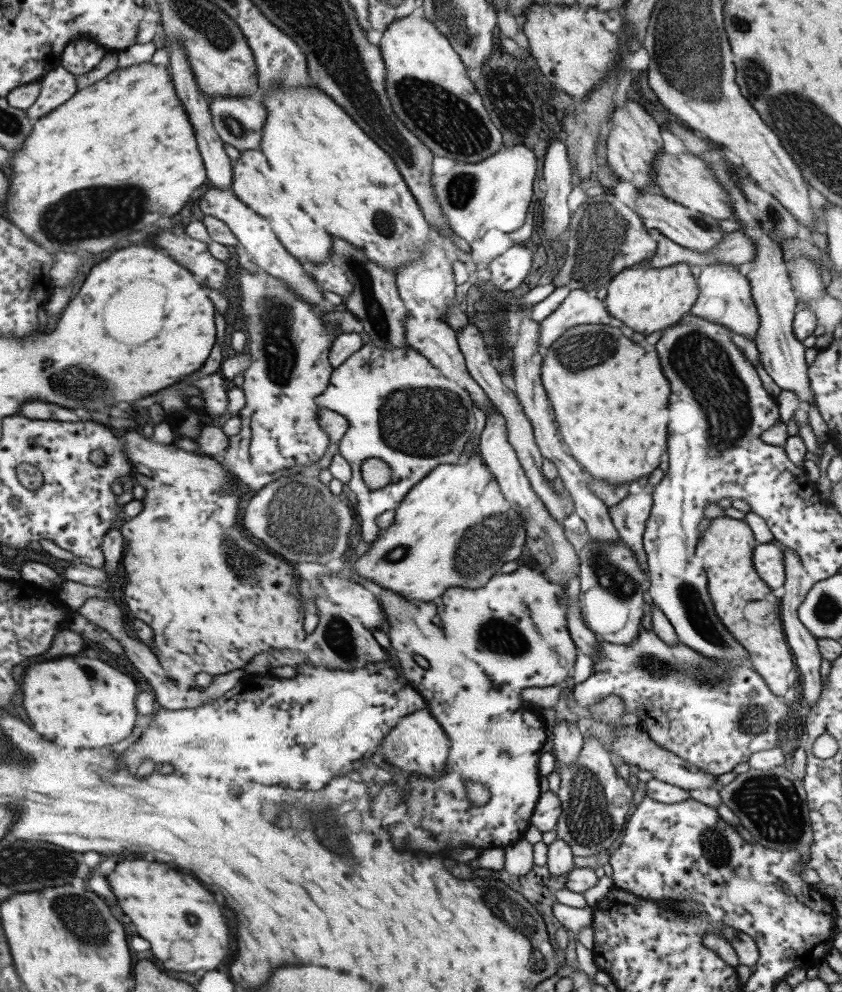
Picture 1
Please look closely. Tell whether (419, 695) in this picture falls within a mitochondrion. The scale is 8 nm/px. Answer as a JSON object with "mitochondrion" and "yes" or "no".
{"mitochondrion":"no"}

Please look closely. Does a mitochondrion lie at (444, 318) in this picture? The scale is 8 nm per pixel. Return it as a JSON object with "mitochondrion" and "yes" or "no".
{"mitochondrion":"no"}

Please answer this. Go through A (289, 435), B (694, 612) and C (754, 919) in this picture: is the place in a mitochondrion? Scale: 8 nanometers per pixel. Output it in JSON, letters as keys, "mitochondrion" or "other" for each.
{"A":"other","B":"mitochondrion","C":"other"}

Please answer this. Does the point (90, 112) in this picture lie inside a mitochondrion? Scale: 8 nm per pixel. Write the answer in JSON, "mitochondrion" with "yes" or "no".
{"mitochondrion":"no"}

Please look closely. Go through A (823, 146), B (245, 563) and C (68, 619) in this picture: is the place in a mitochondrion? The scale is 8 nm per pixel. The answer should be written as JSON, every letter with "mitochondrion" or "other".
{"A":"mitochondrion","B":"mitochondrion","C":"other"}

